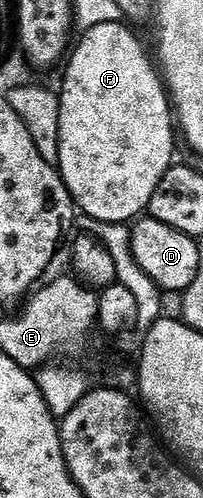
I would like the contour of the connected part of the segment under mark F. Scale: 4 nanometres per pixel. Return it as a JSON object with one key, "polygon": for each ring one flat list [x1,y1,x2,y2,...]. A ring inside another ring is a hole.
{"polygon":[[118,22,95,25,93,28,84,29,83,36,85,37,78,42,77,49,73,53,71,53,72,51,68,53,68,56,70,55,69,65,65,68,65,81,61,84,61,90,59,89,61,113,59,114,58,158,55,164,67,186,72,203,76,207,78,204,86,212,90,221,97,220,100,223,124,224,140,217,148,209,163,174,174,163,173,132,175,136,175,120,171,115,171,101,167,95,167,89,150,53,148,56,144,46,137,41,136,34,131,29,124,28,123,25,124,23]]}

